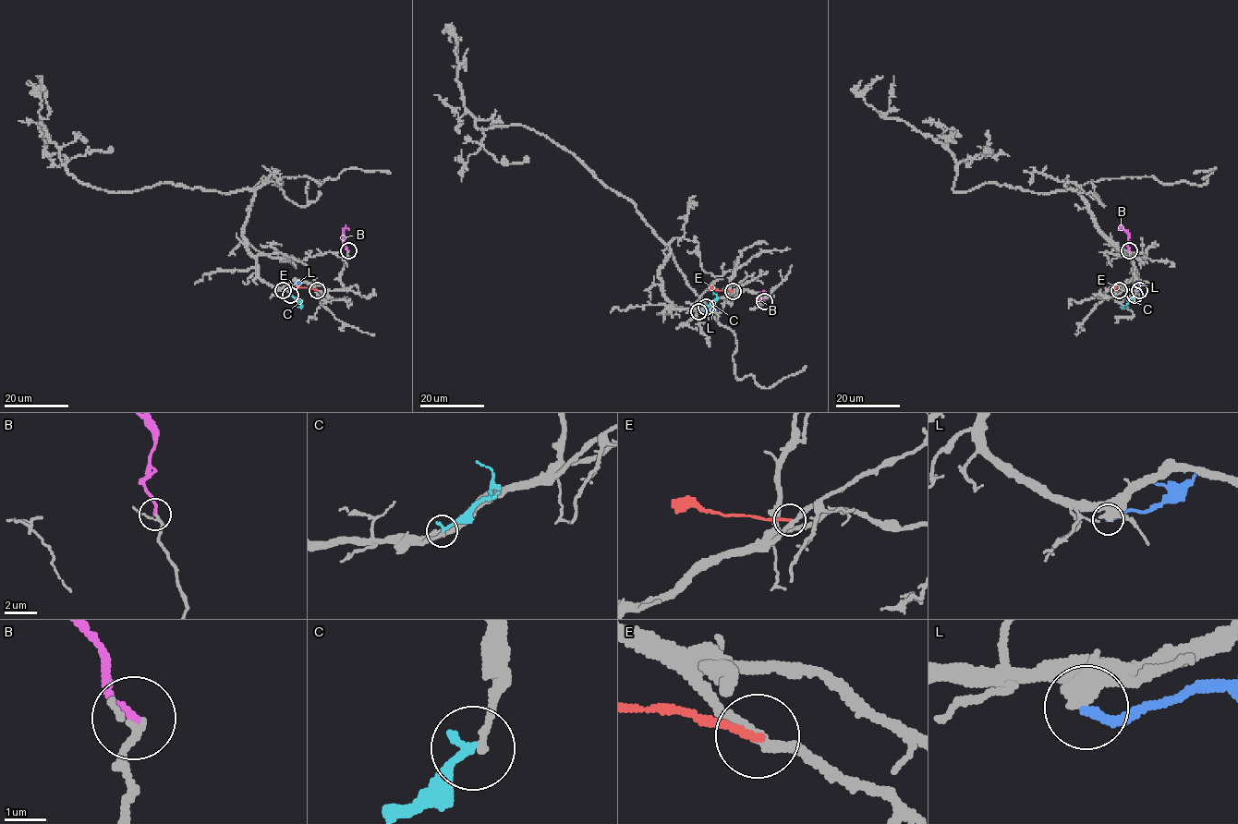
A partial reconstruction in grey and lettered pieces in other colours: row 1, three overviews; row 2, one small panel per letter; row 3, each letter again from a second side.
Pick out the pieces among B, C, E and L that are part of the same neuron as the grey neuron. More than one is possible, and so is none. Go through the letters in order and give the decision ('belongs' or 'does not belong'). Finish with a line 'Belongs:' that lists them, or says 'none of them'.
B: does not belong
C: does not belong
E: does not belong
L: does not belong
Belongs: none of them

